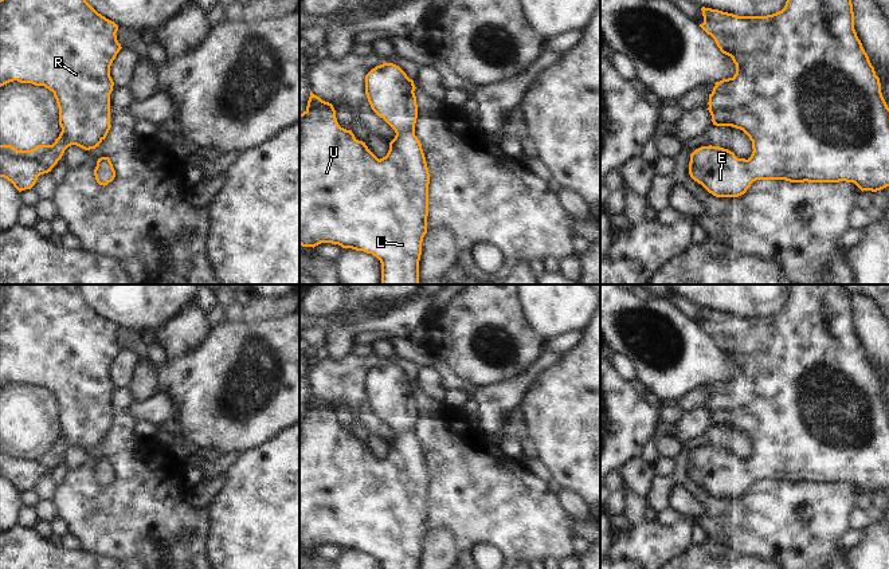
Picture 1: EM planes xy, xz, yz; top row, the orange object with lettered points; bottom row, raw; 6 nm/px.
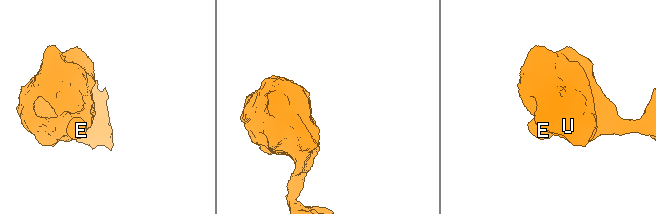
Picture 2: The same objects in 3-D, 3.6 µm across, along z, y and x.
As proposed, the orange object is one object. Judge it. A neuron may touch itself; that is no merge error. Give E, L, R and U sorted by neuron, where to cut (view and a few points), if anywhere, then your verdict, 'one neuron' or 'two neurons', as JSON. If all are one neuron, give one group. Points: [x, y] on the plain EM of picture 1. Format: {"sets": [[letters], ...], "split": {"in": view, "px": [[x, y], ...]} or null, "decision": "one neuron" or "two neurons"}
{"sets": [["E", "L", "R", "U"]], "split": null, "decision": "one neuron"}

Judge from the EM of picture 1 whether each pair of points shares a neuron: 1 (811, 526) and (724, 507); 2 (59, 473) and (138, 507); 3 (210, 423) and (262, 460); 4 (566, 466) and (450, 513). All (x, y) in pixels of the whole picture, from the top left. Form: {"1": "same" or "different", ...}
{"1": "same", "2": "different", "3": "different", "4": "different"}

